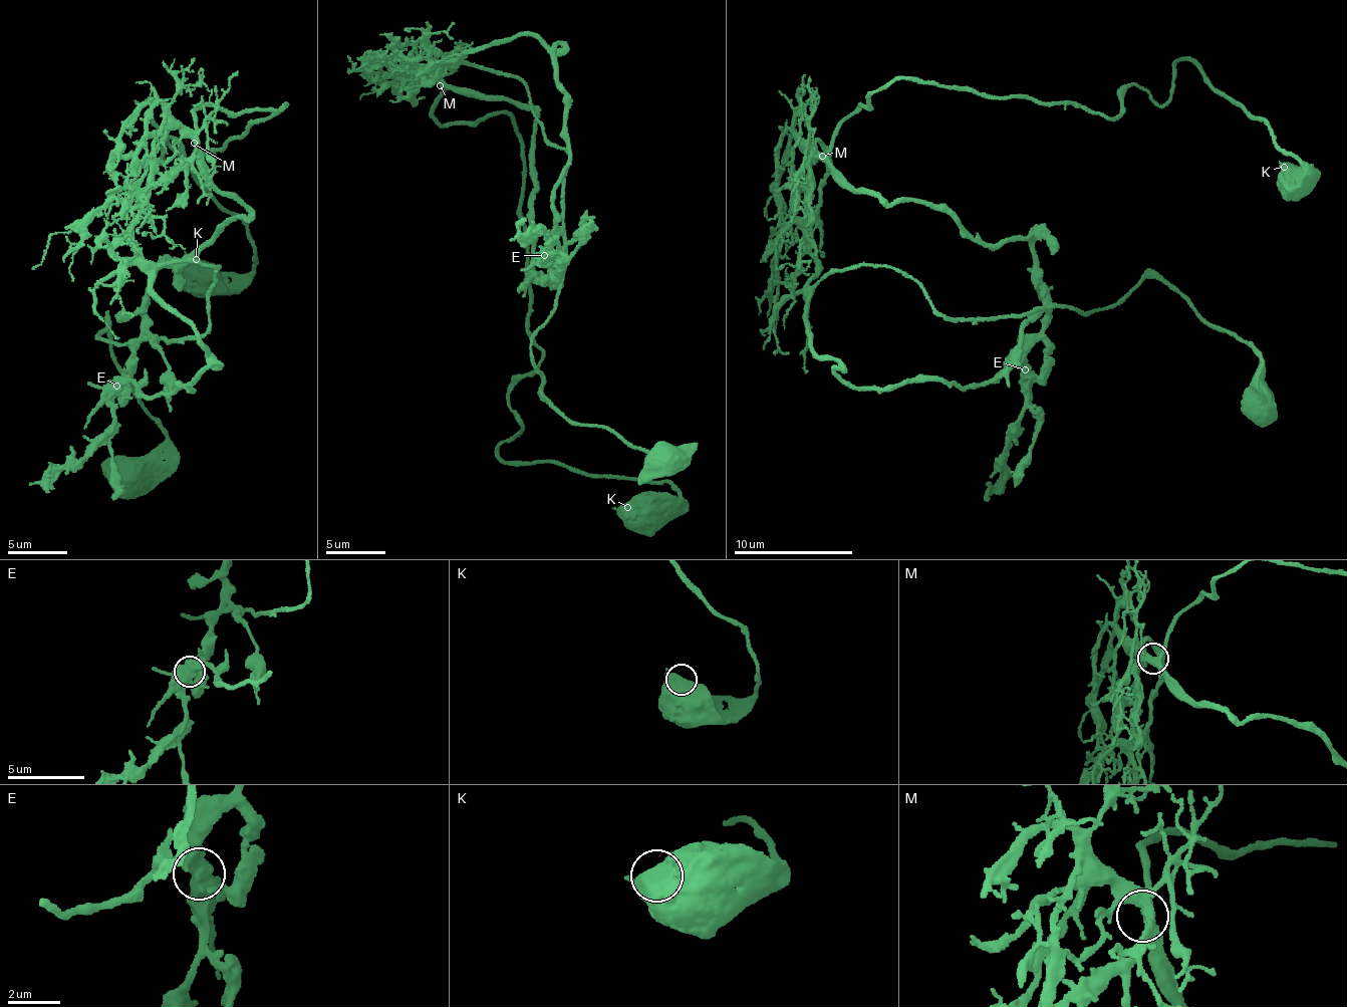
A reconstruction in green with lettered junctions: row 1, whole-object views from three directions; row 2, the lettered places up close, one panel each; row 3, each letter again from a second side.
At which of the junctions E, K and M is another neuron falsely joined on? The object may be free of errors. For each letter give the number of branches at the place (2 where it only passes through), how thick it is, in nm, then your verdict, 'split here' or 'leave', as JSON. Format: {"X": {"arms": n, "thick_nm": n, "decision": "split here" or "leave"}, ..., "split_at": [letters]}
{"E": {"arms": 4, "thick_nm": 600, "decision": "split here"}, "K": {"arms": 4, "thick_nm": 550, "decision": "leave"}, "M": {"arms": 4, "thick_nm": 340, "decision": "leave"}, "split_at": ["E"]}

